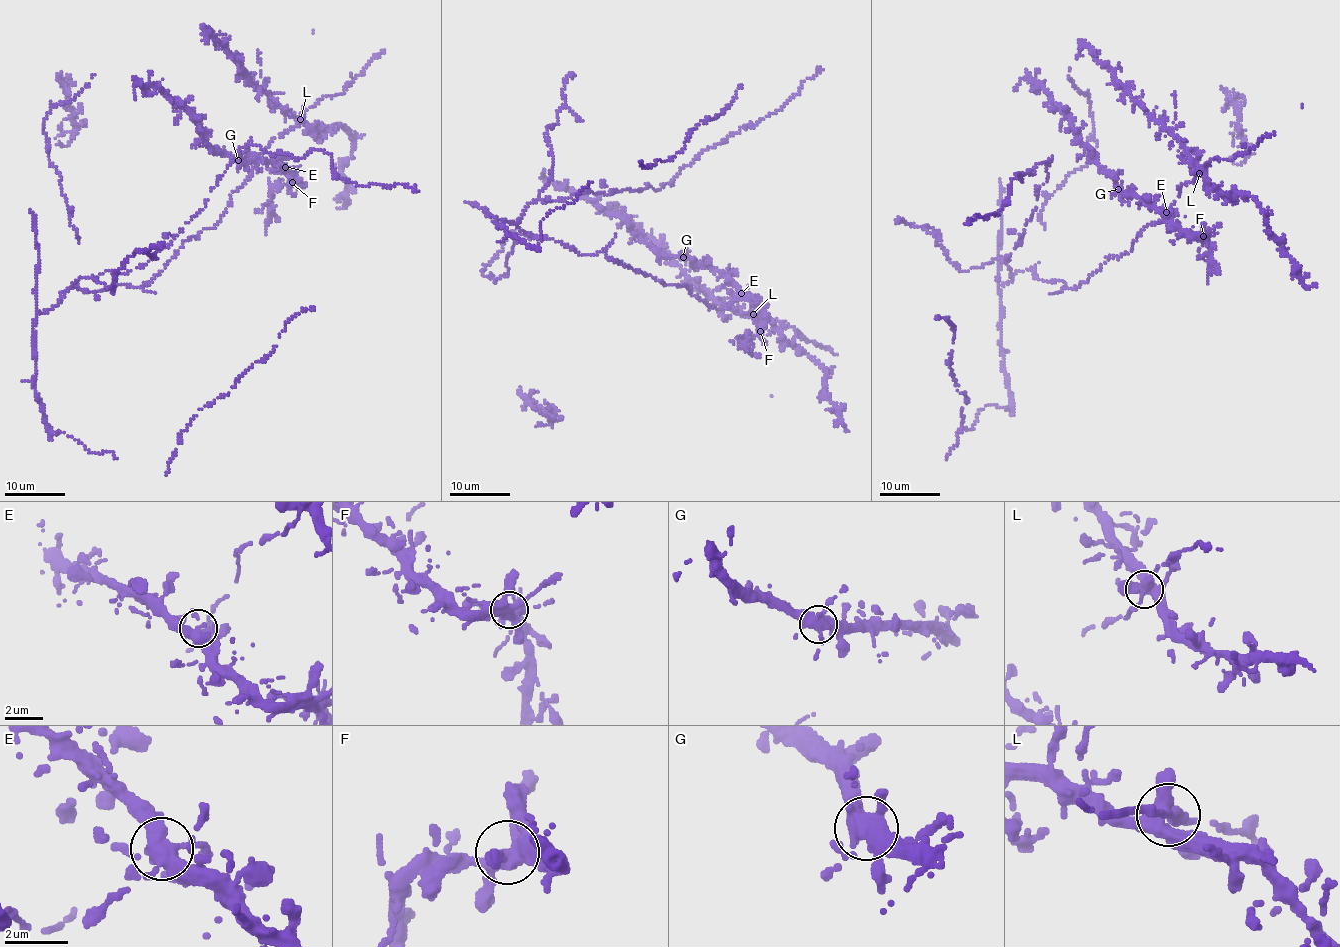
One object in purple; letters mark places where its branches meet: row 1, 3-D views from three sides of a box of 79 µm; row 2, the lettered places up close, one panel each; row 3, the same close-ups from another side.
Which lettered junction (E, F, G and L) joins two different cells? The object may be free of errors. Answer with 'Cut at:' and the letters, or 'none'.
Cut at: none

